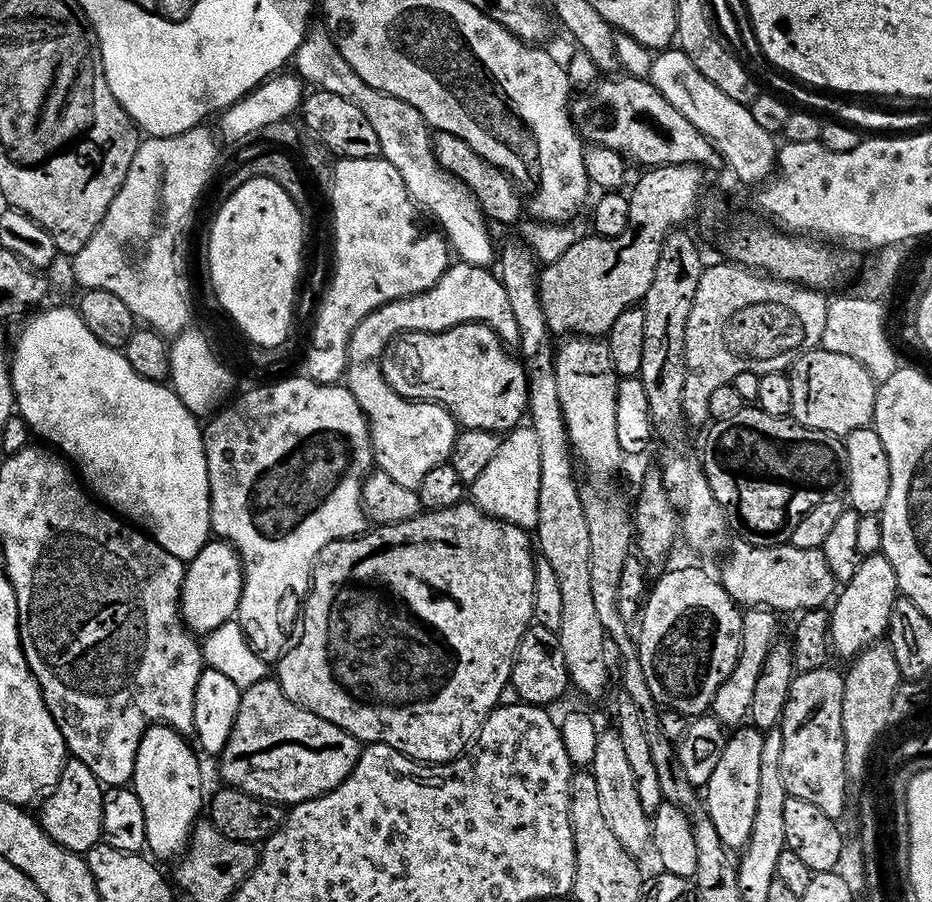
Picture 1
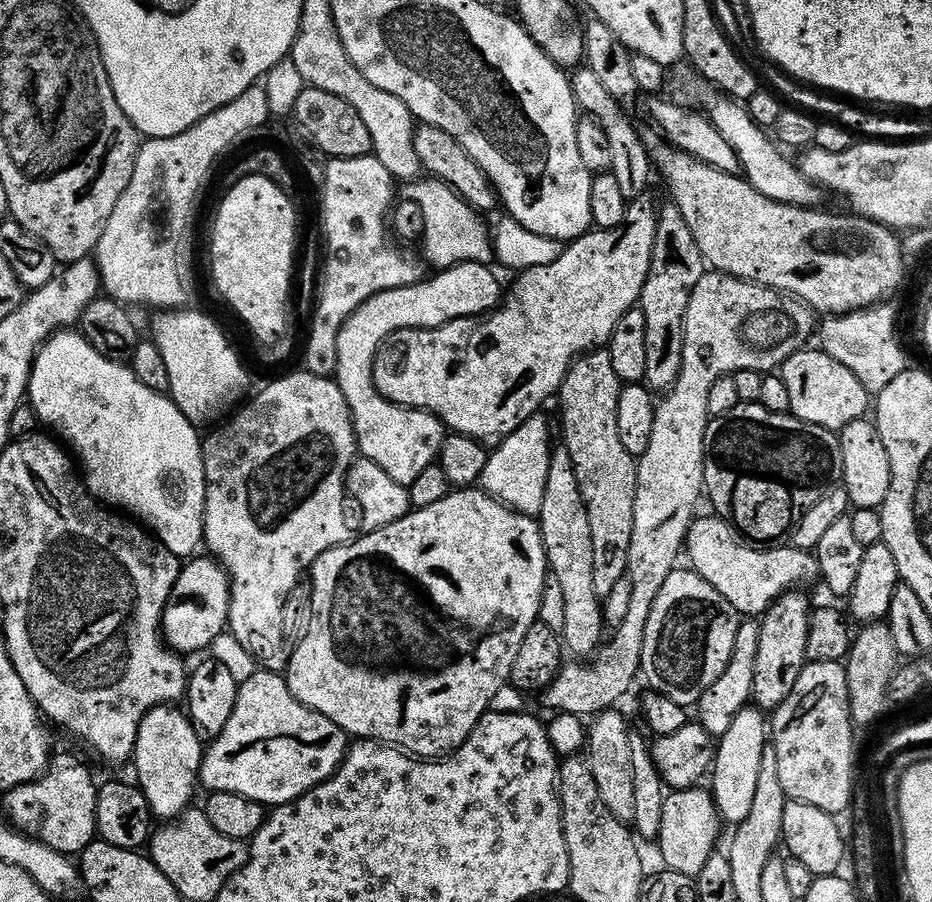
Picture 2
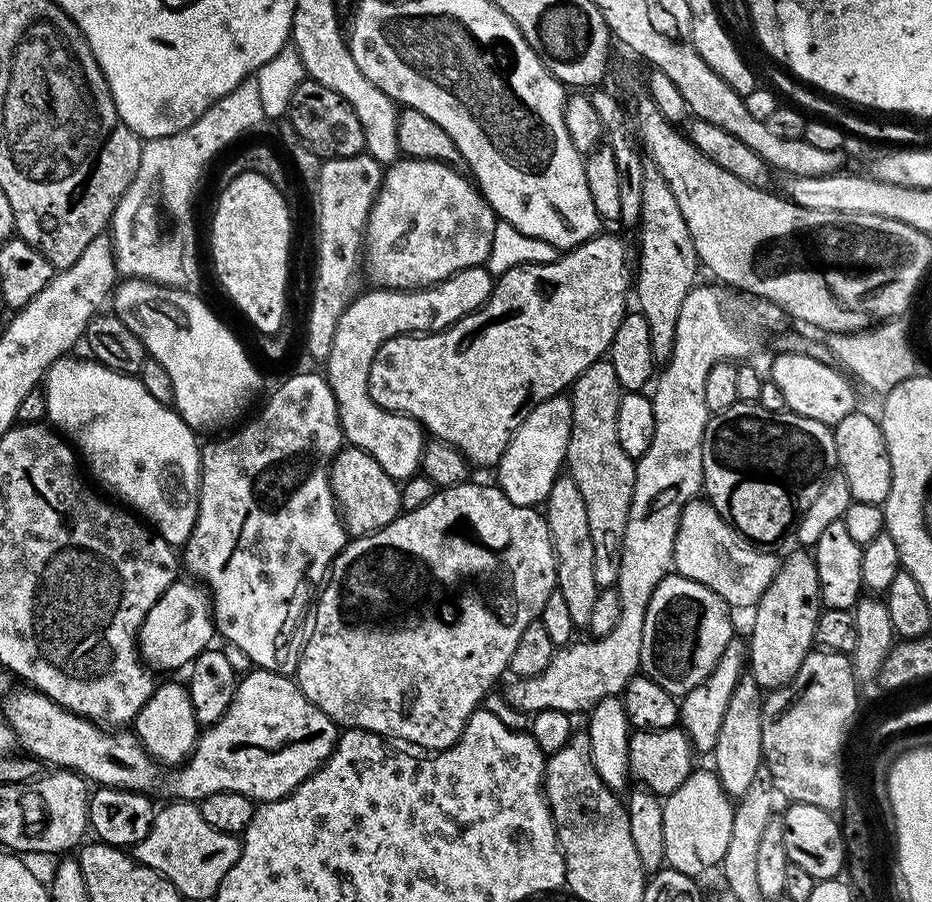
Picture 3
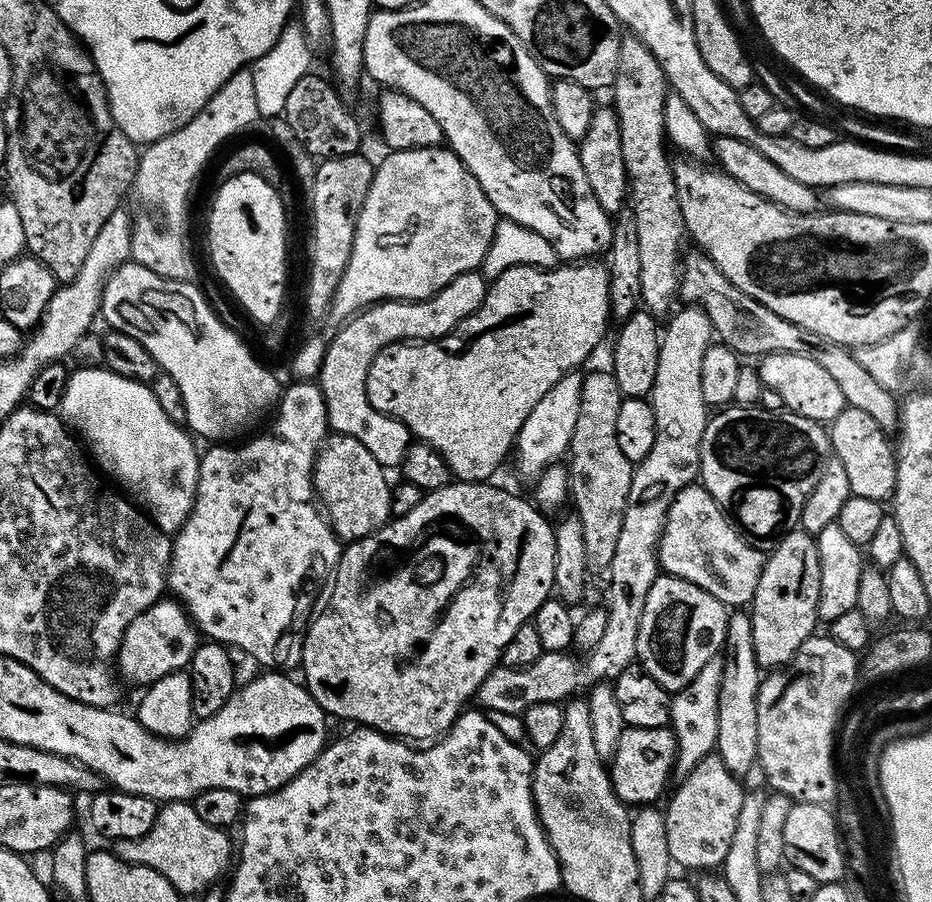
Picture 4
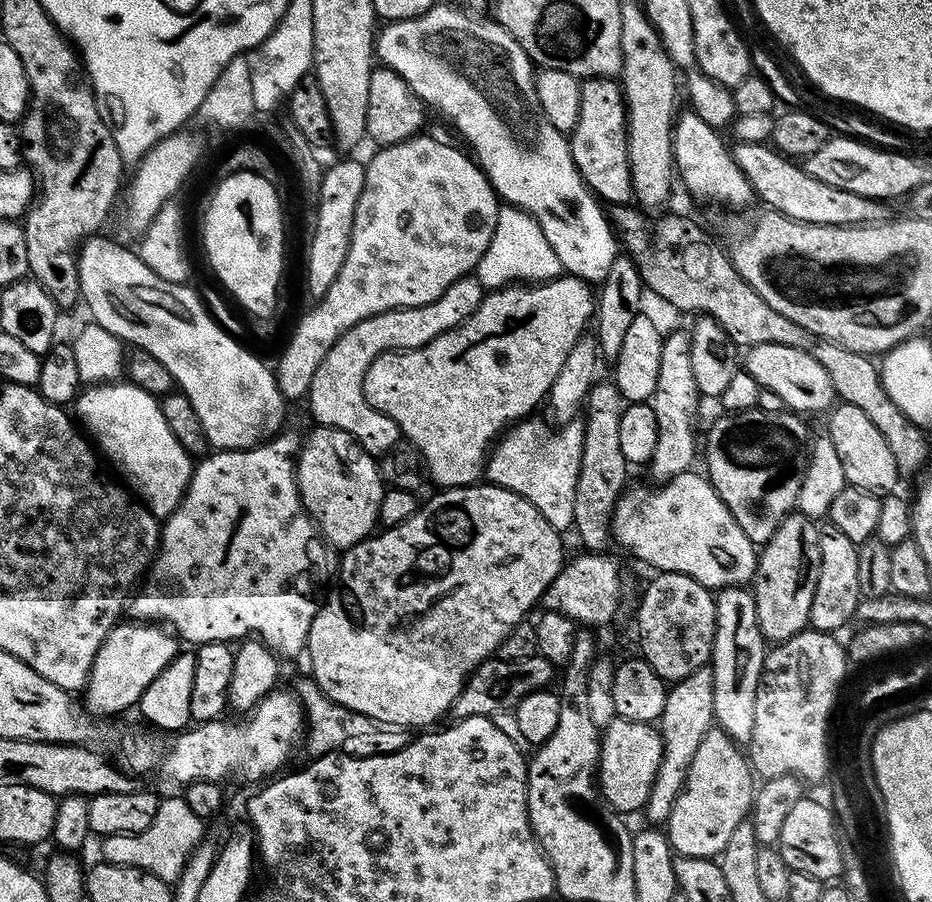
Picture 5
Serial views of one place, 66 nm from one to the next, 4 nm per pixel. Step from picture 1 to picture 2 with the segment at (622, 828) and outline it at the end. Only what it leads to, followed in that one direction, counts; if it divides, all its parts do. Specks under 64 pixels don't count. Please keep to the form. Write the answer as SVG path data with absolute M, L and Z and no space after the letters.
M620 710L597 712L586 728L586 759L602 802L614 818L628 822L634 817L634 765L630 758L630 725Z

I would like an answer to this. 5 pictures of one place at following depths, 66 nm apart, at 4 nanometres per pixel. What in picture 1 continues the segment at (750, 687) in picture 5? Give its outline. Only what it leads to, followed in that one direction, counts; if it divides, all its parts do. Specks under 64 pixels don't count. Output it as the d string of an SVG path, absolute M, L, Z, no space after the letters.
M753 726L737 727L725 739L722 758L718 758L718 766L714 766L714 774L710 774L710 782L702 796L704 807L710 814L710 822L714 822L714 830L718 830L718 838L722 838L730 850L743 849L754 826L754 814L758 810L758 777L762 766L763 741L763 731Z

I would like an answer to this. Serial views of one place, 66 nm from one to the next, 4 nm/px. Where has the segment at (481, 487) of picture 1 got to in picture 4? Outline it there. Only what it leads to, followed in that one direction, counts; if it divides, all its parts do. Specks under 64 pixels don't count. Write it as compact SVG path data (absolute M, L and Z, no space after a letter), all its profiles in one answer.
M573 370L566 373L550 391L530 410L530 418L522 422L522 430L516 435L514 460L516 468L524 476L539 478L551 464L557 463L567 453L574 438L574 425L578 422L578 410L582 406L582 382L584 376Z

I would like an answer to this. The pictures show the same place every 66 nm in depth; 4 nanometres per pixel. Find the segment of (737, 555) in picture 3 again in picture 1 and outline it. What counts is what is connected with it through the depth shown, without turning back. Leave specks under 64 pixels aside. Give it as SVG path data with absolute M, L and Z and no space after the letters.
M790 542L772 544L769 548L745 543L739 547L729 554L728 564L718 571L720 584L737 605L796 614L805 609L824 608L833 599L838 582L830 574L830 566L826 566L826 558L819 548L802 550Z

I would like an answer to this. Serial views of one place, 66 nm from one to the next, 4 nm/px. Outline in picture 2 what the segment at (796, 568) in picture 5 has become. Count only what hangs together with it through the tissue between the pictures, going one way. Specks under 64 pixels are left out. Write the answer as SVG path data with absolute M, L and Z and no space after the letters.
M801 590L783 593L761 615L758 638L758 655L754 658L752 700L761 711L770 712L790 694L795 679L806 662L805 648L812 611L807 596Z

